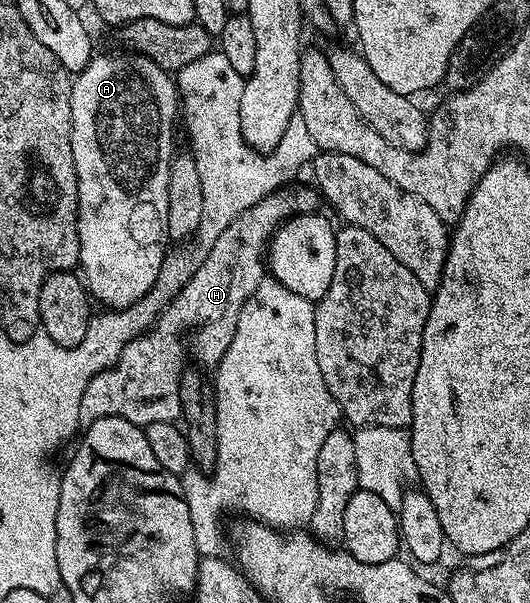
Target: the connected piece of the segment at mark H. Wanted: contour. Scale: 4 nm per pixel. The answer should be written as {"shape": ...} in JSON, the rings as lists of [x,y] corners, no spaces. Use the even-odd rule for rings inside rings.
{"shape":[[[314,186],[287,190],[275,191],[257,201],[257,205],[245,209],[245,213],[213,241],[213,249],[209,249],[197,273],[193,273],[175,300],[163,308],[154,327],[129,341],[114,365],[97,373],[93,381],[85,385],[79,410],[84,424],[101,417],[121,417],[145,429],[157,421],[174,423],[180,418],[181,377],[189,363],[187,338],[191,330],[195,330],[191,335],[191,347],[200,359],[198,362],[207,369],[218,367],[229,341],[233,341],[233,333],[237,333],[237,321],[241,309],[245,309],[245,301],[253,297],[265,277],[265,260],[275,230],[292,215],[312,214],[318,208],[315,206],[321,203],[321,196]]]}

